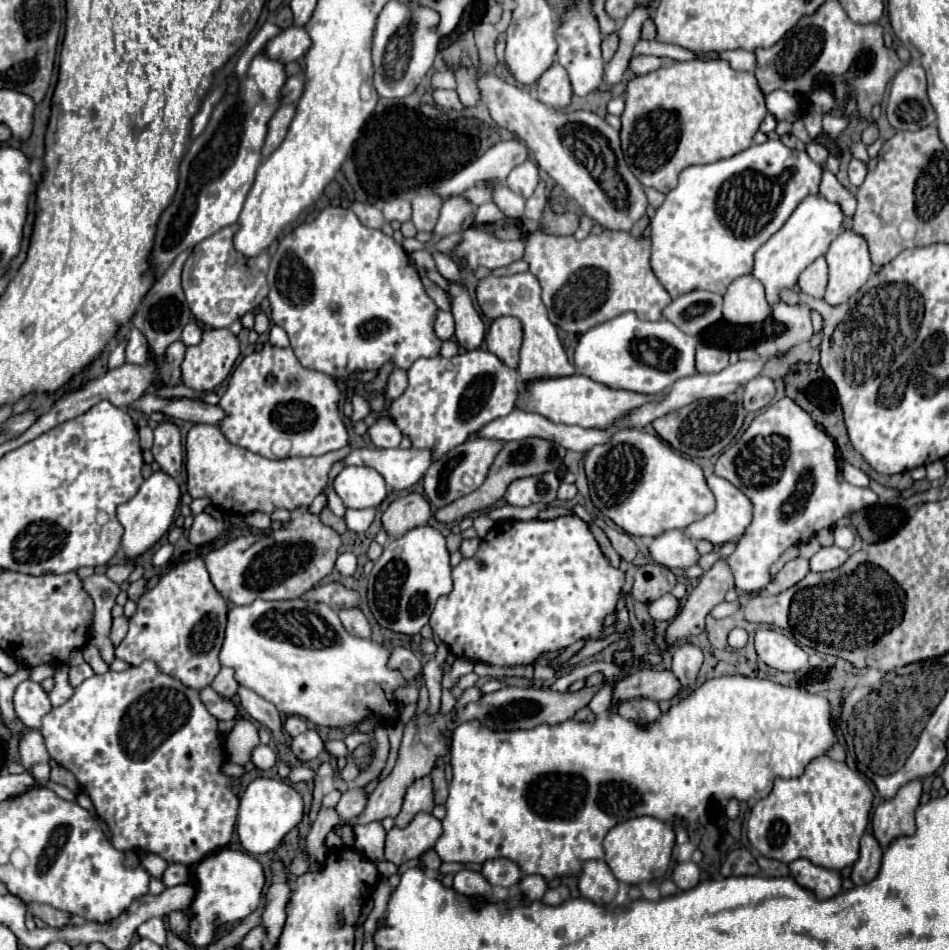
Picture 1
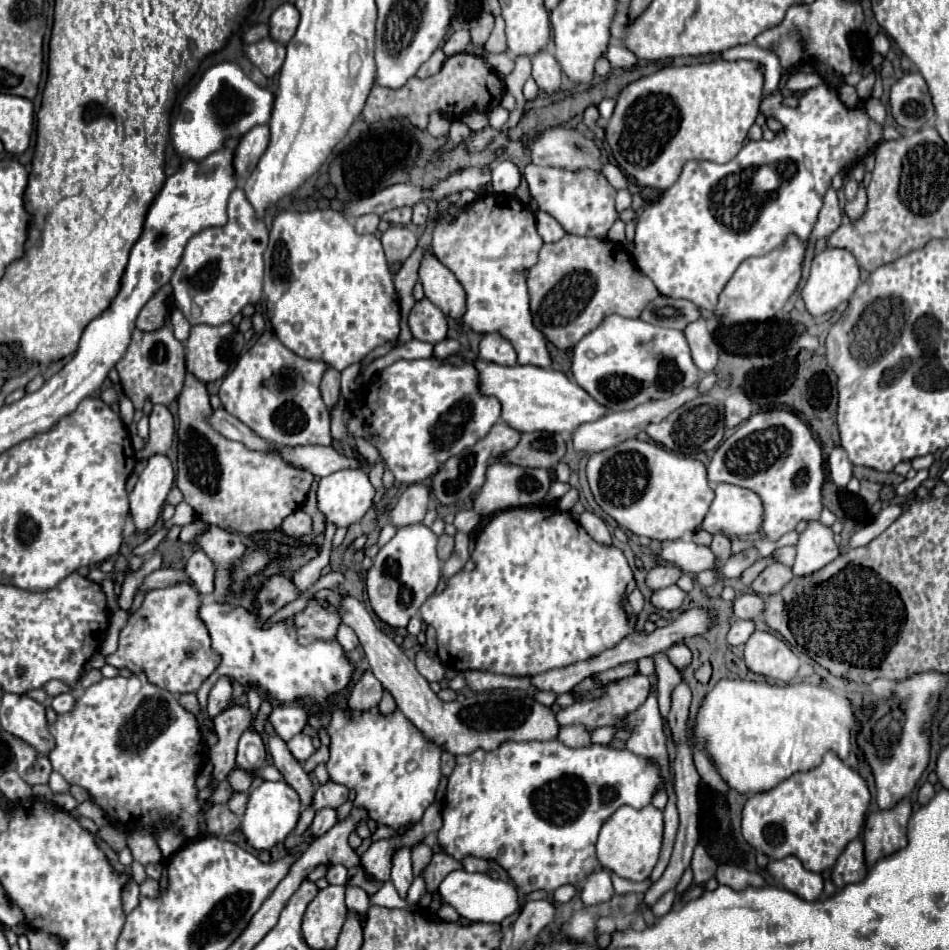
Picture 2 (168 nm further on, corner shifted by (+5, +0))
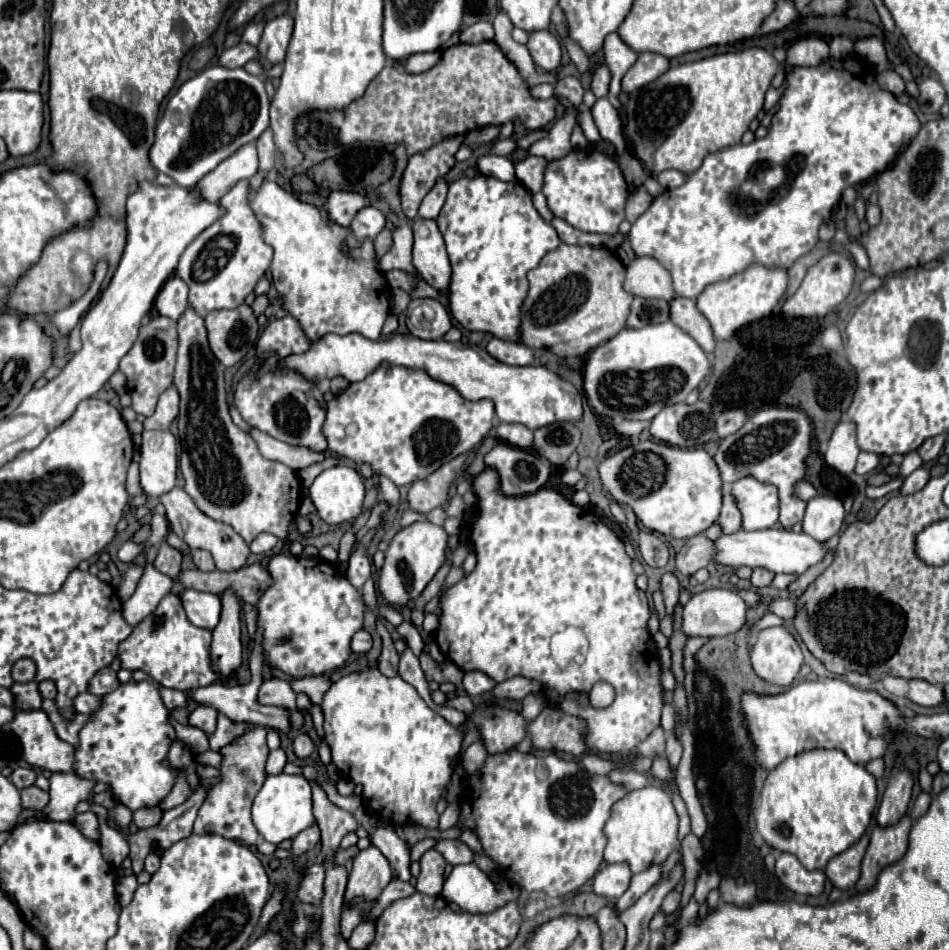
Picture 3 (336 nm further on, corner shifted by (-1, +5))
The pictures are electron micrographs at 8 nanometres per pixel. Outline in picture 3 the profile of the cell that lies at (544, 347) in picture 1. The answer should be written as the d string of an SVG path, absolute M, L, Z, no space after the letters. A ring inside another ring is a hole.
M483 174L473 178L463 176L449 186L443 212L437 216L437 224L445 238L451 262L451 282L449 282L451 316L465 330L491 332L501 340L519 342L519 308L529 288L527 272L535 268L547 252L555 250L561 244L555 228L543 222L543 218L537 214L531 202L531 192L519 180L501 182Z

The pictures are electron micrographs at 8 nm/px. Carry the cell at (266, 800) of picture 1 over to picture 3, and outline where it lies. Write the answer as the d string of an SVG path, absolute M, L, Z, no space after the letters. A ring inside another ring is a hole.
M277 774L267 776L263 788L253 800L253 824L259 834L271 842L279 844L283 840L295 838L299 832L315 824L313 816L313 802L311 802L311 784L303 774Z

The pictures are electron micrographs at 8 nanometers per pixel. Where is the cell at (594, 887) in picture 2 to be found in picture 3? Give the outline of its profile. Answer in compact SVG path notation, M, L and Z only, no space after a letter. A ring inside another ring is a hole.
M625 862L619 864L607 864L605 868L601 868L595 878L593 878L593 890L599 896L605 896L609 900L617 900L631 882L633 872L629 870L629 866Z

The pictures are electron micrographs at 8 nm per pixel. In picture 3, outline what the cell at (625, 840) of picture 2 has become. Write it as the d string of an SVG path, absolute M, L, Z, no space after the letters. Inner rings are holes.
M647 784L639 790L629 790L619 802L613 804L611 816L605 826L607 848L605 862L627 862L633 874L647 870L649 866L661 864L671 852L679 850L677 838L679 818L671 804L671 796L655 784Z

